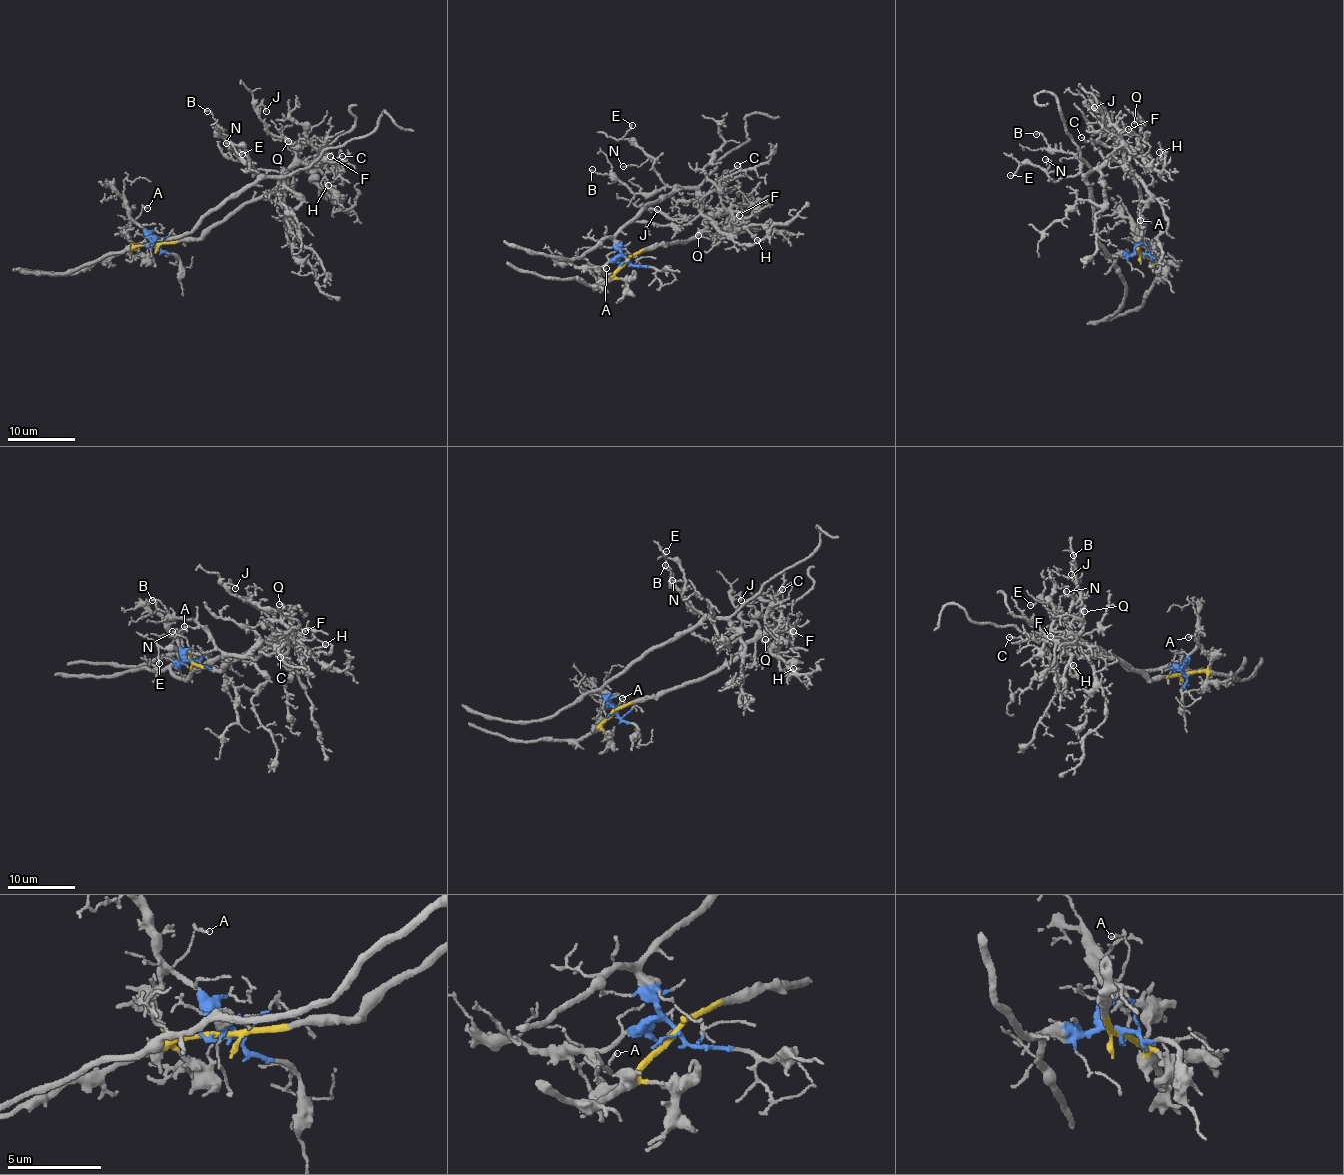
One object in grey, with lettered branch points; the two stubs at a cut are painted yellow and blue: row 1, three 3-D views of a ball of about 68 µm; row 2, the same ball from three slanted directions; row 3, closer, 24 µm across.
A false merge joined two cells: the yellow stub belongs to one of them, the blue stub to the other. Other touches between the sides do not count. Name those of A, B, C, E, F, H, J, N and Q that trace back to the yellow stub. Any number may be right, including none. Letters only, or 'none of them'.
C, F, H, J, Q

